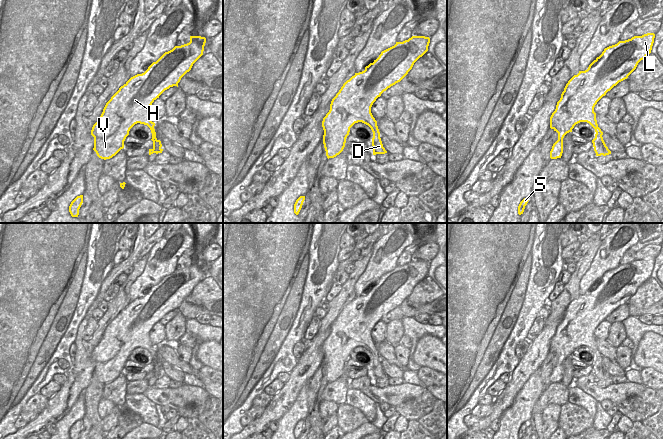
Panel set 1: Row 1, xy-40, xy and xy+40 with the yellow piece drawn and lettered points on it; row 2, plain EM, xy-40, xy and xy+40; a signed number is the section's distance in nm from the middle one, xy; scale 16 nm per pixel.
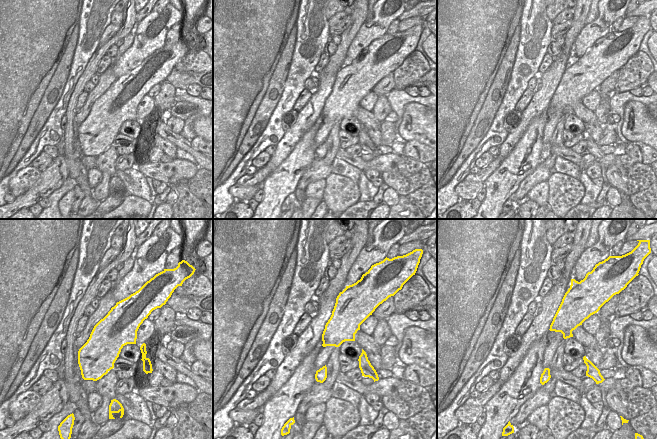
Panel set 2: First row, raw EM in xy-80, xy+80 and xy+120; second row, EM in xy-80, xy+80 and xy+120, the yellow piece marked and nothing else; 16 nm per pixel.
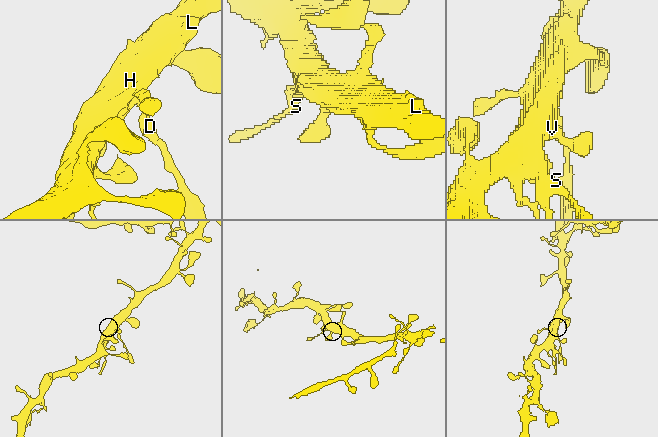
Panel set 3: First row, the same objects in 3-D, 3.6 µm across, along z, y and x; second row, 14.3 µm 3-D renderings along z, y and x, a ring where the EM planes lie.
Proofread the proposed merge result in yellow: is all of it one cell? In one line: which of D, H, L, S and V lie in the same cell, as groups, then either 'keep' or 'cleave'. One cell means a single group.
D H L S V; keep

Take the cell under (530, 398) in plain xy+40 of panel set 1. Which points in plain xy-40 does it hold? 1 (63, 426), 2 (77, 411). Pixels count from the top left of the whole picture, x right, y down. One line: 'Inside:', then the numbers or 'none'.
Inside: 1, 2

